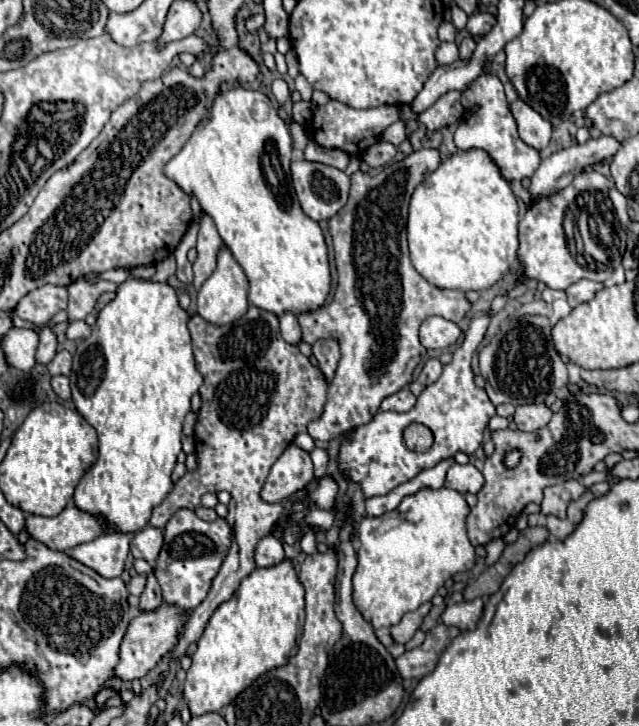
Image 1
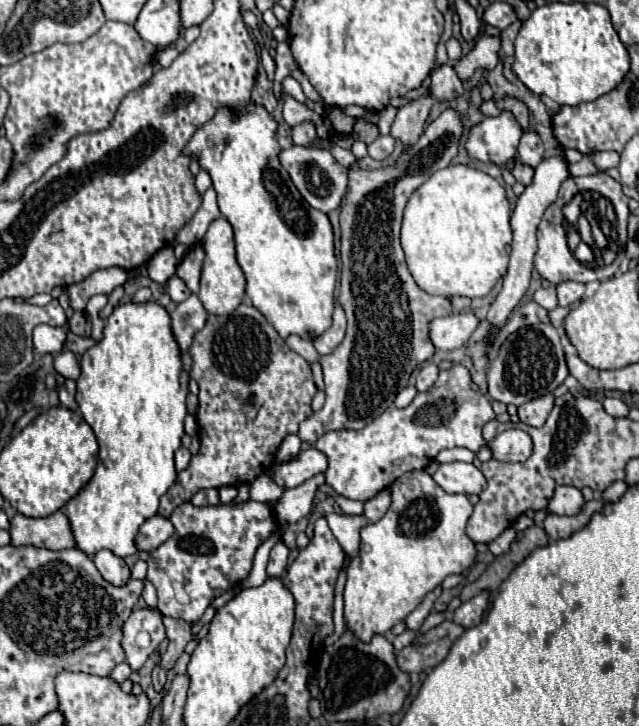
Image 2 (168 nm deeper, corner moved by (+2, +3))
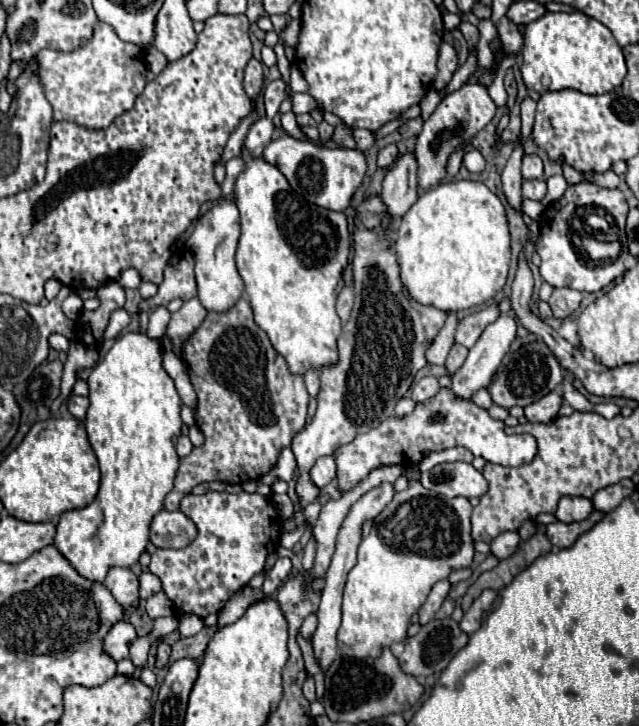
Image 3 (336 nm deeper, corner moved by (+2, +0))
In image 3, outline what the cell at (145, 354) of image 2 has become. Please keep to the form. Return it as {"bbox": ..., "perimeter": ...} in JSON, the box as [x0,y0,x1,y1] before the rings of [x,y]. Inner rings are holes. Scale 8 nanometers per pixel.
{"bbox":[53,331,181,581],"perimeter":[[[129,331],[115,339],[107,355],[93,367],[89,379],[89,409],[85,427],[89,443],[99,459],[101,485],[99,493],[87,507],[65,511],[57,525],[53,545],[61,555],[77,569],[79,575],[89,581],[103,581],[113,565],[131,567],[139,561],[149,543],[151,519],[163,509],[165,495],[173,489],[173,481],[179,467],[175,451],[177,437],[181,435],[181,399],[175,383],[163,369],[163,345],[159,339],[149,337],[145,331]]]}

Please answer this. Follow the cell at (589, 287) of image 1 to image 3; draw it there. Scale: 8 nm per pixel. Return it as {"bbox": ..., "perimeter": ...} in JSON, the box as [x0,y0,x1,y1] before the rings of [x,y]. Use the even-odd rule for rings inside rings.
{"bbox":[549,287,581,319],"perimeter":[[[561,287],[561,289],[555,289],[551,299],[549,299],[549,305],[553,309],[553,315],[557,319],[565,319],[569,317],[573,311],[579,309],[581,305],[581,291],[575,291],[575,289],[569,289],[569,287]]]}

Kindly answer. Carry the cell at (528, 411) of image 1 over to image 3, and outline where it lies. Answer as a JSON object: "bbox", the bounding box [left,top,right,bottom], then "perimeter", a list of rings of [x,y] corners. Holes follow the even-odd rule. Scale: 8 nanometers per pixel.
{"bbox":[525,391,563,423],"perimeter":[[[553,391],[553,393],[545,395],[543,399],[535,401],[533,405],[527,405],[525,407],[525,417],[531,423],[549,423],[549,421],[553,421],[553,417],[557,417],[561,403],[563,403],[561,393]]]}

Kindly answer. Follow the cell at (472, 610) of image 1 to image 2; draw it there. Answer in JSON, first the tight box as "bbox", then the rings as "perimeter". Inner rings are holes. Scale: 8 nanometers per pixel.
{"bbox":[453,592,489,628],"perimeter":[[[481,592],[481,594],[473,596],[469,602],[461,604],[455,610],[453,622],[457,622],[463,628],[473,628],[473,626],[477,626],[481,622],[483,612],[485,612],[487,606],[489,606],[489,592]]]}

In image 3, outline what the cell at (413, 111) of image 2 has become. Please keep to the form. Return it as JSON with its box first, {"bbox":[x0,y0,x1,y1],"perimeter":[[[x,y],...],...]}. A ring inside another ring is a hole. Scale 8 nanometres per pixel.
{"bbox":[381,153,417,219],"perimeter":[[[403,153],[387,169],[381,195],[387,205],[387,213],[393,219],[403,217],[403,213],[407,213],[407,209],[417,201],[417,161],[413,153]]]}

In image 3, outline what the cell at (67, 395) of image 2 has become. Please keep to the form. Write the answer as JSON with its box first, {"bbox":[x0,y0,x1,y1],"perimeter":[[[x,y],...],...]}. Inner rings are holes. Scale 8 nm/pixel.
{"bbox":[67,395,89,419],"perimeter":[[[69,395],[67,399],[67,409],[75,419],[85,419],[89,407],[89,399],[87,397],[79,397],[79,395]]]}

